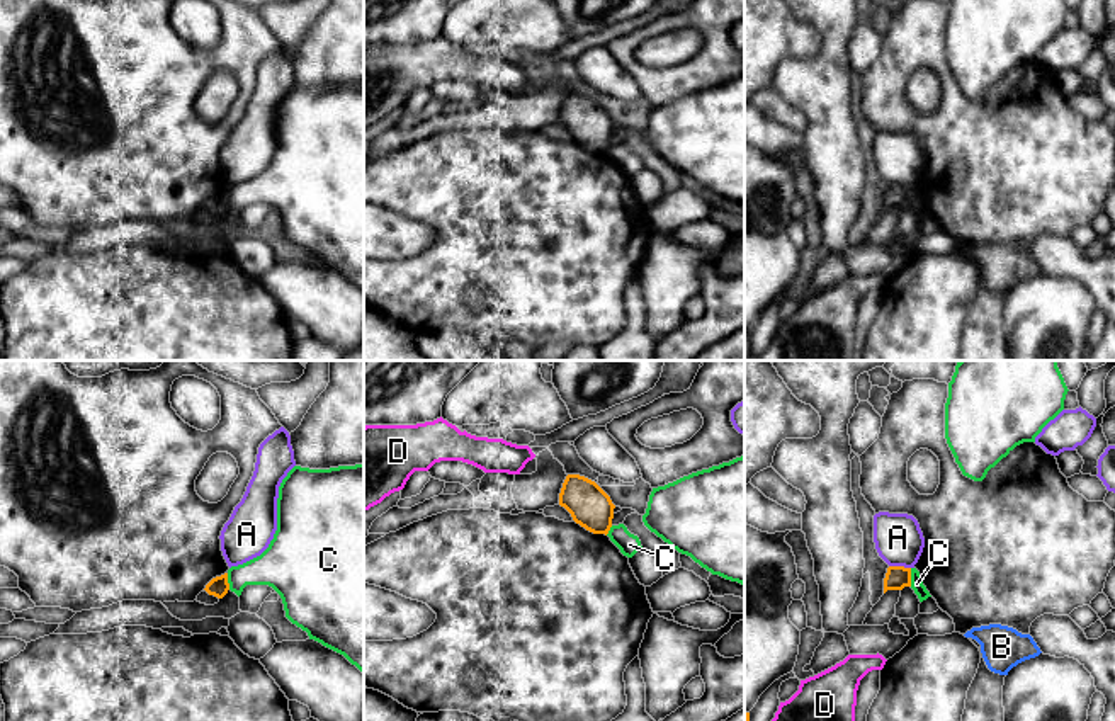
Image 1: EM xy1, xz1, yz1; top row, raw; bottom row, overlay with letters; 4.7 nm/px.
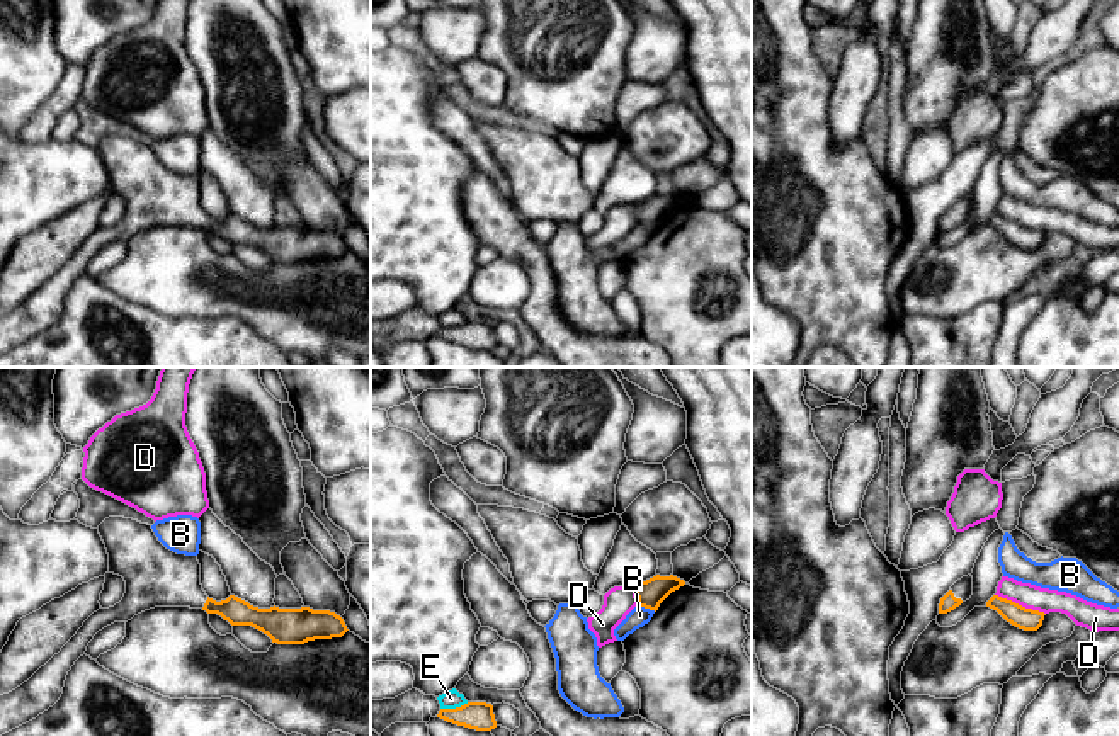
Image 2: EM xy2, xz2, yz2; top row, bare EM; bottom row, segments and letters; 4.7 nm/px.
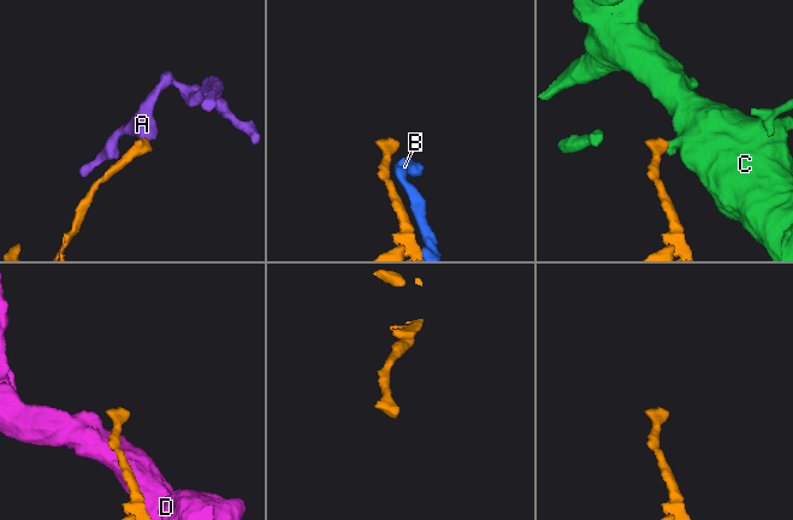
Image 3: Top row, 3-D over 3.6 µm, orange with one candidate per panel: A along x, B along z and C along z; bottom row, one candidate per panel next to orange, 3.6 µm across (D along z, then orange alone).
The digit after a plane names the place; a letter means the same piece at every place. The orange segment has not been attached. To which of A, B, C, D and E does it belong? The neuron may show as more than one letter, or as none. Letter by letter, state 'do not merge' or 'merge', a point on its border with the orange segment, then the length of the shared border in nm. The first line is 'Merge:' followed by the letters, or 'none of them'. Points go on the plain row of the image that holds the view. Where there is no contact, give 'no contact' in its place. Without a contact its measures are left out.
Merge: none of them
A: do not merge; meets orange in yz1 at (899, 186); contact 110 nm long
B: do not merge; meets orange in xz2 at (647, 226); contact 90 nm long
C: do not merge; meets orange in yz1 at (910, 196); contact 90 nm long
D: do not merge; meets orange in yz2 at (1021, 225); contact 260 nm long
E: do not merge; meets orange in xz2 at (456, 327); contact 140 nm long

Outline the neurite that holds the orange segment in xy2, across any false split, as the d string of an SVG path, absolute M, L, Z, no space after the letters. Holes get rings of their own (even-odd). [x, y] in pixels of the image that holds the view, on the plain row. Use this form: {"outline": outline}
{"outline": "M109 136L99 144L99 153L109 173L109 192L124 197L126 212L114 226L94 231L27 301L0 314L0 355L36 338L60 320L68 291L99 250L155 226L202 228L231 245L252 245L277 263L342 257L349 250L344 238L330 229L275 224L258 228L235 214L221 221L209 218L201 204L197 175L167 168L148 143Z"}

